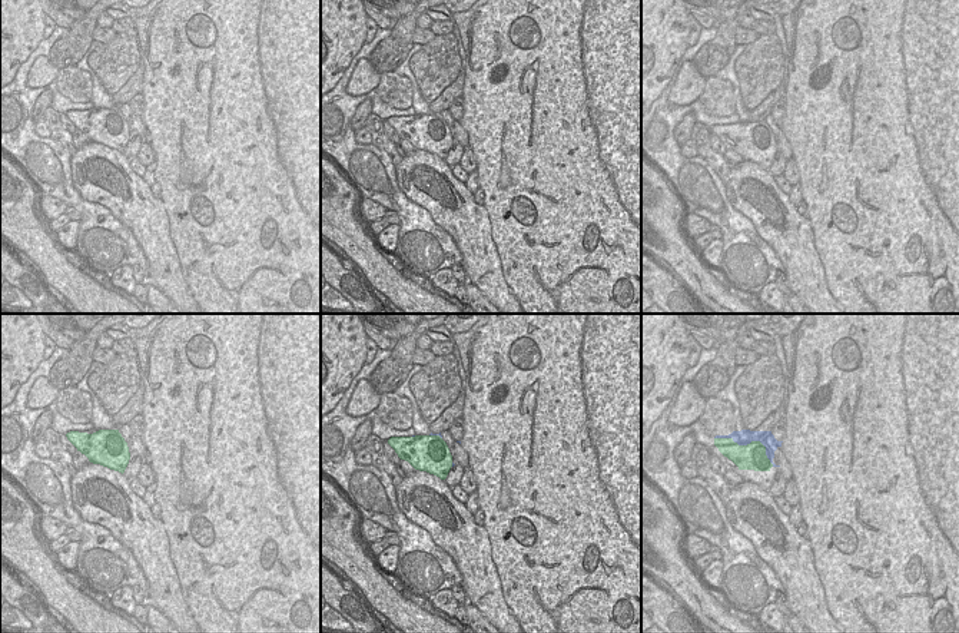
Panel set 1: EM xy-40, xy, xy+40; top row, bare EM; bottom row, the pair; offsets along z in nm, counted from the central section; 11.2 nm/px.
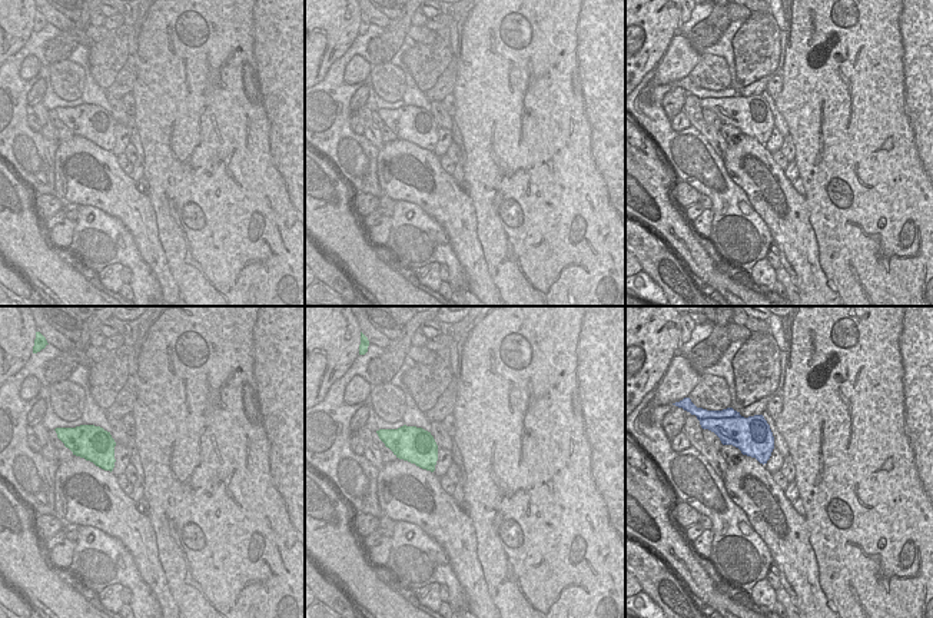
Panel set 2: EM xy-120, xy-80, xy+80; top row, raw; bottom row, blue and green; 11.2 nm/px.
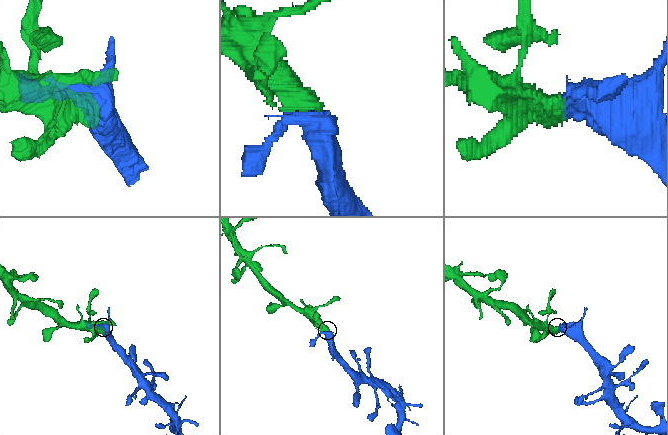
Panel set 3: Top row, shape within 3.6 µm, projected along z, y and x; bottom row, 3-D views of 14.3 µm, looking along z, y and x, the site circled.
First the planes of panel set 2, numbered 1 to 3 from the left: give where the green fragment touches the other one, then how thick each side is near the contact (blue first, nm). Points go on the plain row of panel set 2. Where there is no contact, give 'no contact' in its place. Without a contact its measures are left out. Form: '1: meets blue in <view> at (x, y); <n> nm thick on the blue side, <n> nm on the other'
1: no contact
2: no contact
3: no contact

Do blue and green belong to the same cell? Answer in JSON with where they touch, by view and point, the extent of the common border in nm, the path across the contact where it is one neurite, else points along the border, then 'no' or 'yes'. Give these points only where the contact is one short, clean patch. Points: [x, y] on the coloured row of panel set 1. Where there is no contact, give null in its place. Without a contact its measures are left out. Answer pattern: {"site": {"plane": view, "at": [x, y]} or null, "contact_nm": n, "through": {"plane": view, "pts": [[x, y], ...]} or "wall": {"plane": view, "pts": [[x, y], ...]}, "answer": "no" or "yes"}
{"site": {"plane": "xy+40", "at": [749, 443]}, "contact_nm": 750, "answer": "yes"}

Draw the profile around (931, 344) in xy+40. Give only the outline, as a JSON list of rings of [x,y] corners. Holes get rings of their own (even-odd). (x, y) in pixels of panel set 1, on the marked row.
[[[812,314],[812,324],[804,331],[804,335],[794,331],[793,369],[784,380],[786,434],[782,448],[787,453],[800,496],[802,517],[814,537],[832,601],[847,622],[850,633],[959,633],[959,314]]]

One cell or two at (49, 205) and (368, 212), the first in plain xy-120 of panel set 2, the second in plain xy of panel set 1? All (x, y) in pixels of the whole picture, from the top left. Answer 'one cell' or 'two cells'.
one cell

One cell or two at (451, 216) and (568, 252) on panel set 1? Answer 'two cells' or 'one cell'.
two cells

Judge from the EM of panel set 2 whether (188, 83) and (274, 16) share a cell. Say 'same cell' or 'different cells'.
same cell

